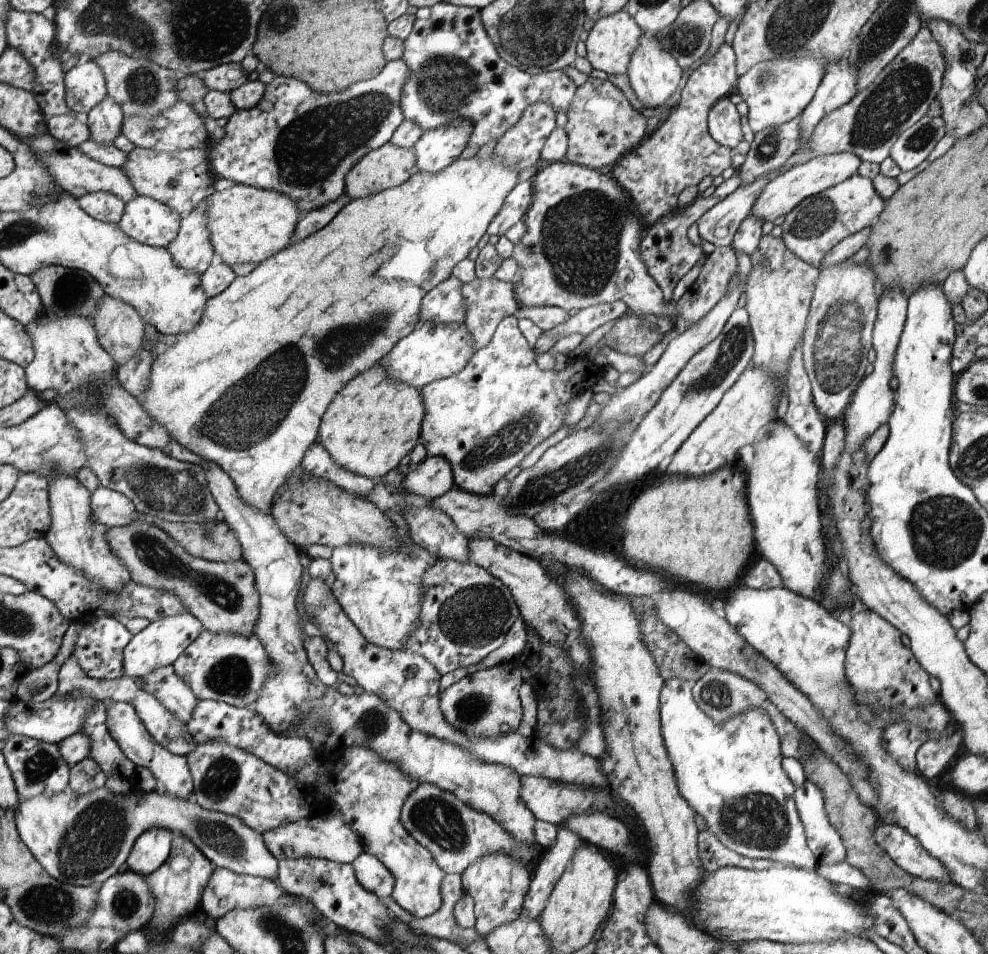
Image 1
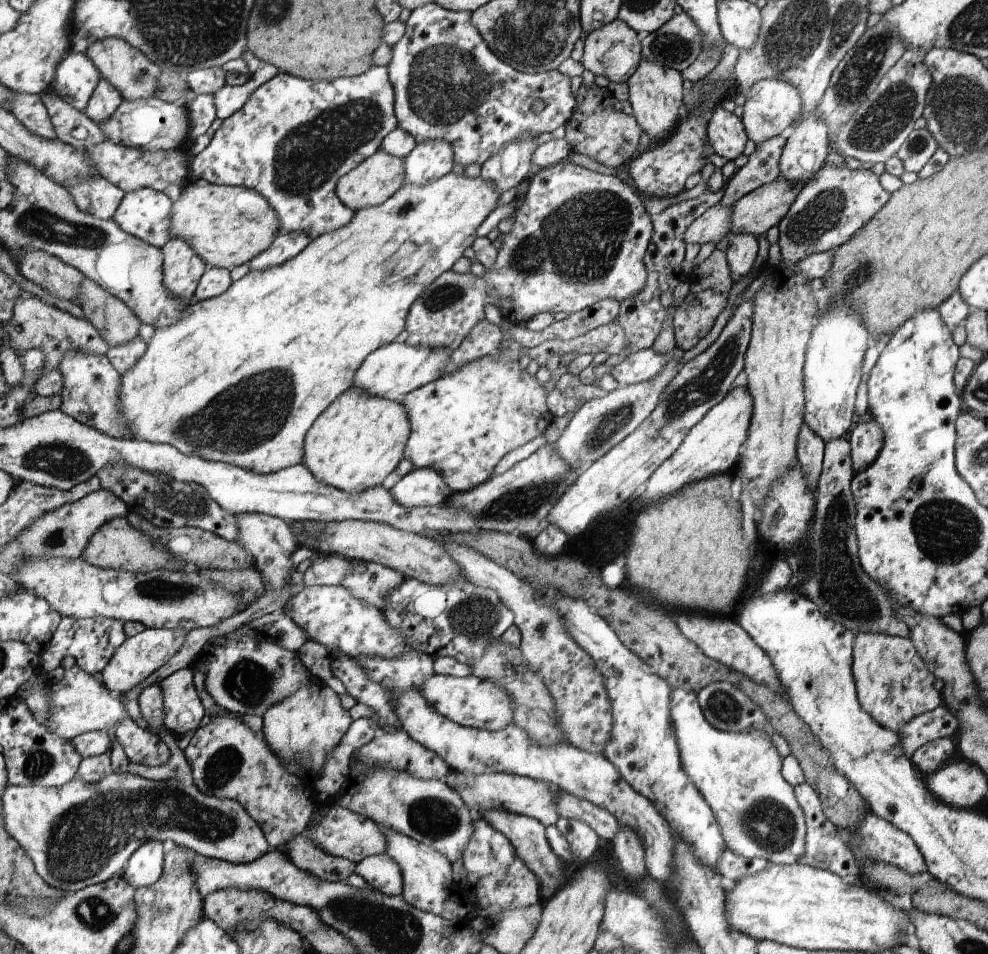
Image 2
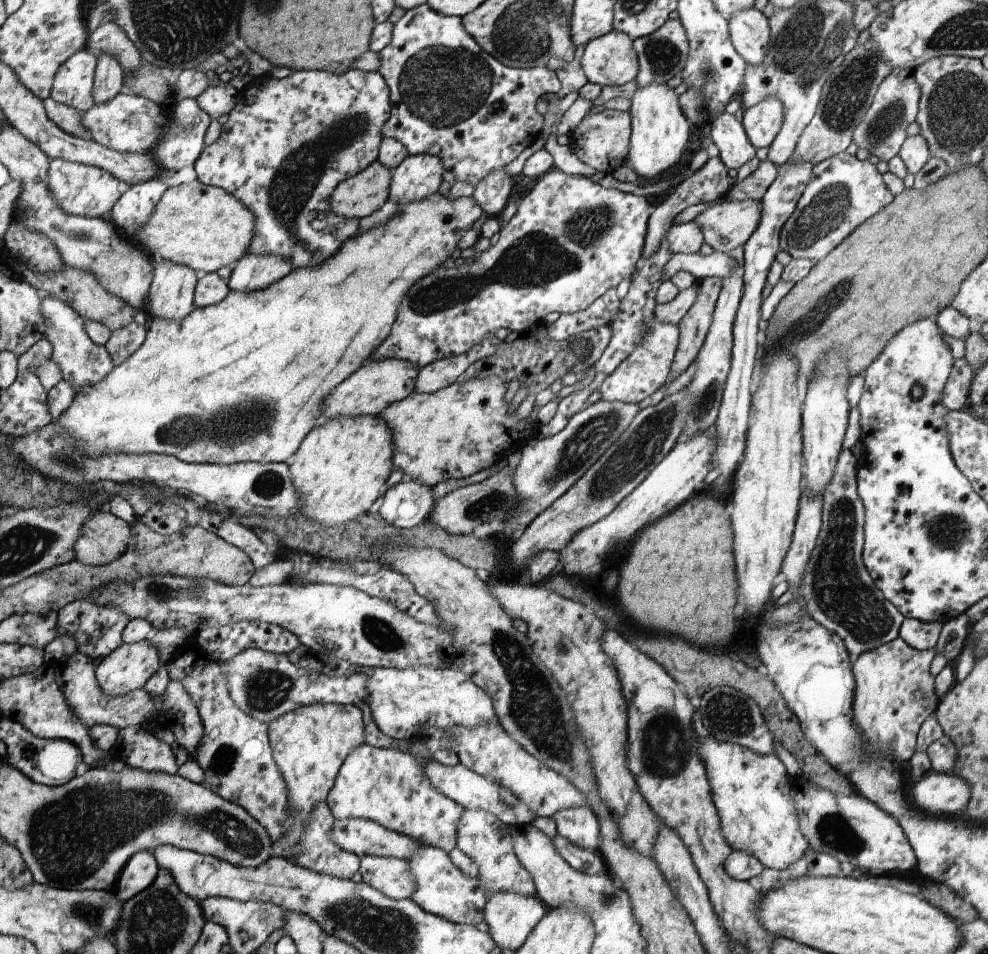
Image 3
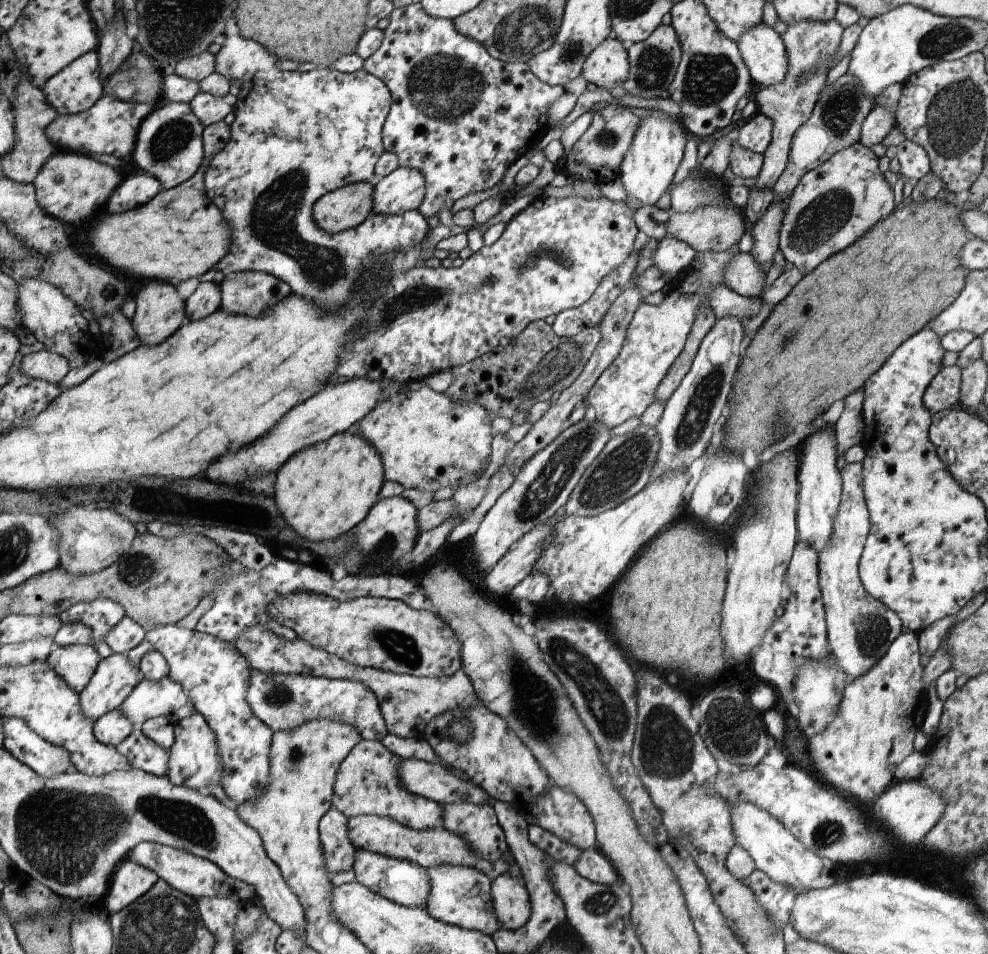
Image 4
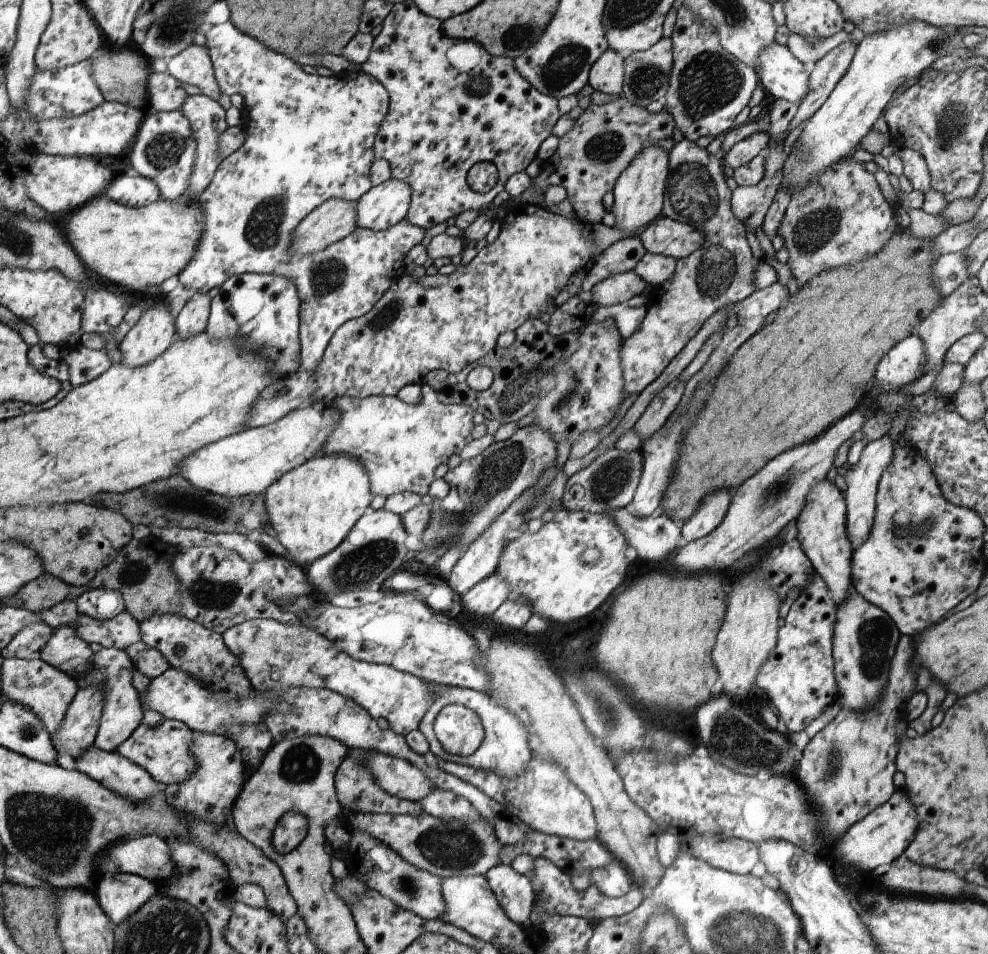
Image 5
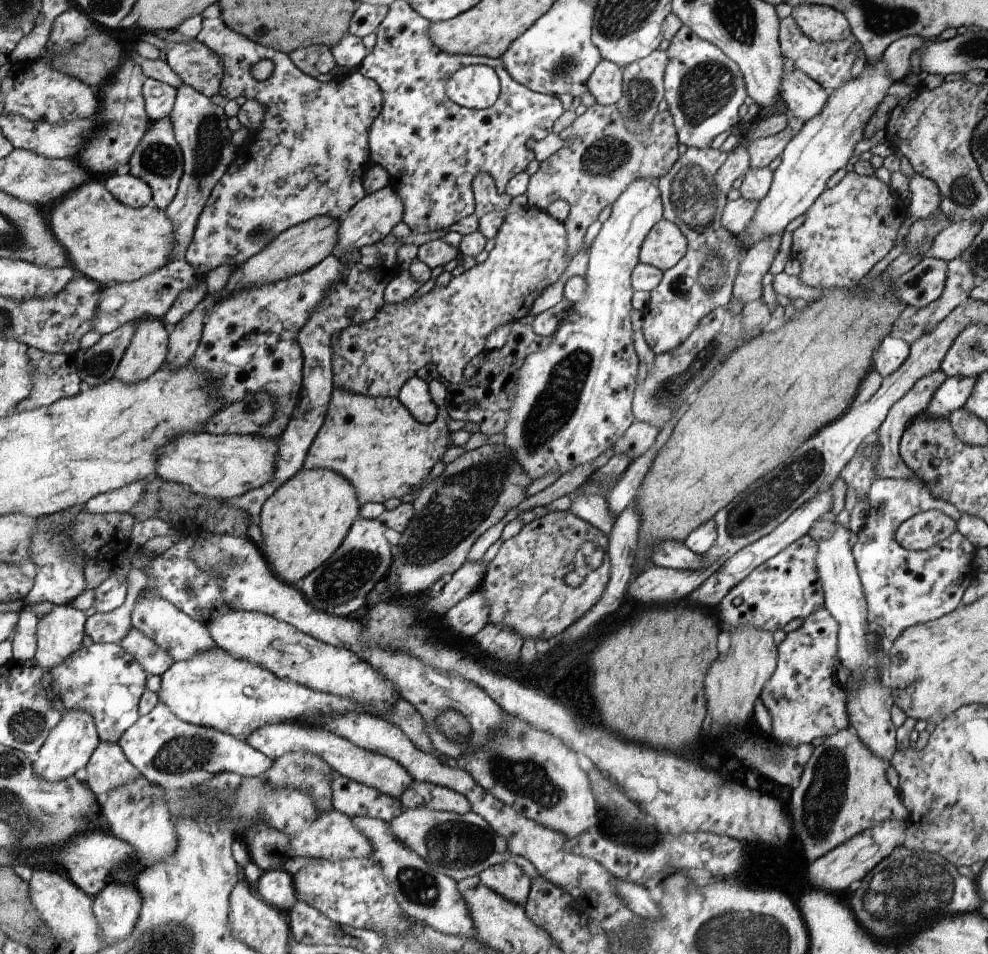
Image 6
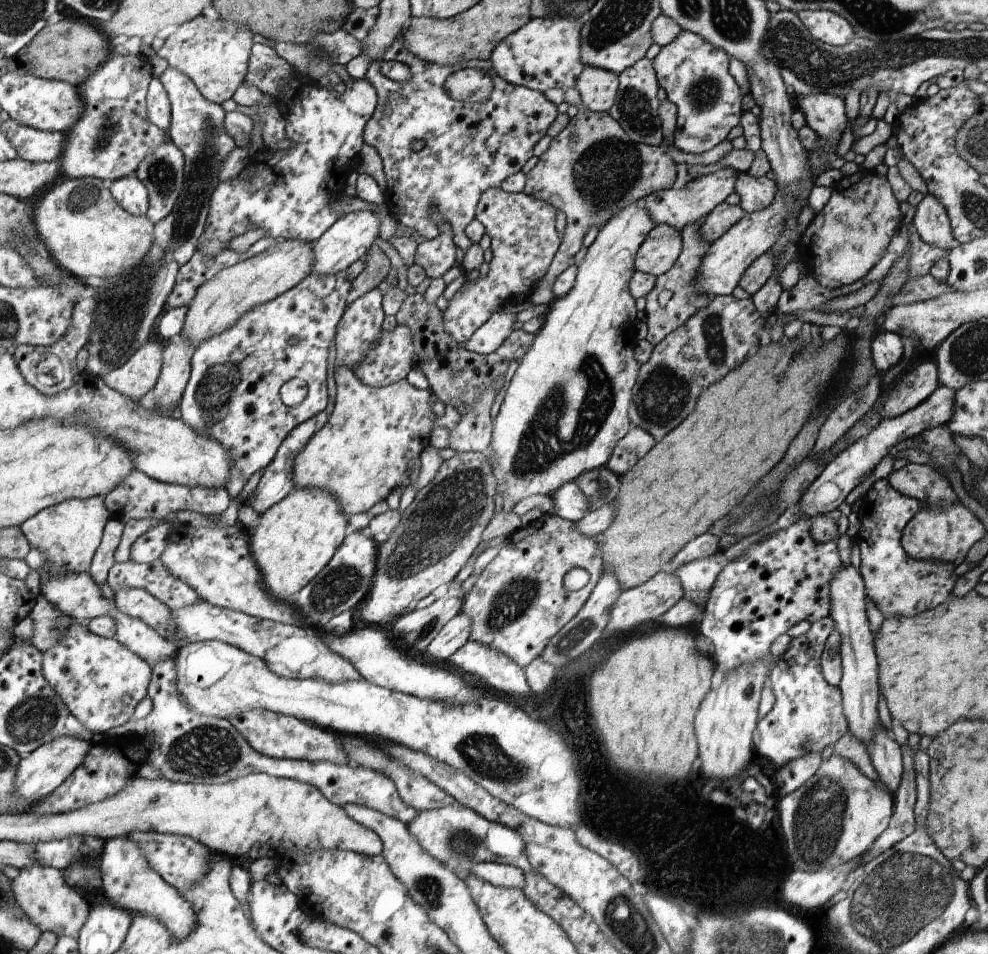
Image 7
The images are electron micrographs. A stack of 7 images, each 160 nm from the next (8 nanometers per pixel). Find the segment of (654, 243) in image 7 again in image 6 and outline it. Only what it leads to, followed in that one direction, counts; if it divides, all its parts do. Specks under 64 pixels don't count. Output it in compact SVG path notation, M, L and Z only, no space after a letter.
M662 219L652 227L639 250L639 262L661 271L672 268L687 251L684 233L674 222Z

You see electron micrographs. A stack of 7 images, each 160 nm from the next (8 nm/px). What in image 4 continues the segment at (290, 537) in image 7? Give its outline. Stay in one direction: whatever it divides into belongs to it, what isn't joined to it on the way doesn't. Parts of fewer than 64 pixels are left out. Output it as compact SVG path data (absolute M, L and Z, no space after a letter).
M353 429L296 453L276 472L276 476L273 498L289 527L308 540L319 541L336 540L344 533L352 532L382 498L383 482L386 480L382 455Z

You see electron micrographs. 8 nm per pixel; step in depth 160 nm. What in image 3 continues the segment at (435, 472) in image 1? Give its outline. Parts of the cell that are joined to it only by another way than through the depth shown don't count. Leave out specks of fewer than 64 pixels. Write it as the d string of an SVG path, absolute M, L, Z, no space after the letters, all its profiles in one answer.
M406 479L388 489L378 510L380 520L395 528L411 529L430 514L433 488L416 480Z

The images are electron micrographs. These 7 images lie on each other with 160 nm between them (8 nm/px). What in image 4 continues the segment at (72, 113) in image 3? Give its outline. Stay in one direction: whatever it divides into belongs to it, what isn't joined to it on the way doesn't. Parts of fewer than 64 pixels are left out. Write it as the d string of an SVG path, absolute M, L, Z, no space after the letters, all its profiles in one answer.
M19 66L21 79L12 99L15 115L15 145L13 149L1 158L5 176L17 183L30 184L35 181L39 170L46 164L48 158L57 149L47 137L46 128L58 116L56 109L47 102L47 97L40 89L32 84L31 76L25 67Z

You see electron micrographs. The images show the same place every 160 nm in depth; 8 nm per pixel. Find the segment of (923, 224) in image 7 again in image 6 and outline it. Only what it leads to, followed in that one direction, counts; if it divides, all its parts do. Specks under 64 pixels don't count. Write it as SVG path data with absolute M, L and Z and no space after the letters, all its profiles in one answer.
M914 174L910 179L910 206L906 211L914 220L926 220L934 216L936 212L940 212L940 190L938 186L928 178Z

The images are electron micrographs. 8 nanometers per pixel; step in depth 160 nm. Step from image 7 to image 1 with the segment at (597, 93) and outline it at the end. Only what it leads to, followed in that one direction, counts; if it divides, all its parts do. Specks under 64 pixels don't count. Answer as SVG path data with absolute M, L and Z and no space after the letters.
M625 9L596 21L595 28L585 38L583 54L593 68L604 70L608 75L624 74L628 70L628 63L638 46L641 30Z

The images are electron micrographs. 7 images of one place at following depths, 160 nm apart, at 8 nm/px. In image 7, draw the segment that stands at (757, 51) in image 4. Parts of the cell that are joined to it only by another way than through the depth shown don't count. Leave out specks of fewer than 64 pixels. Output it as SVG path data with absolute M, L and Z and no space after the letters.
M810 94L797 97L798 109L805 115L806 125L824 141L836 143L847 126L845 100L832 94Z

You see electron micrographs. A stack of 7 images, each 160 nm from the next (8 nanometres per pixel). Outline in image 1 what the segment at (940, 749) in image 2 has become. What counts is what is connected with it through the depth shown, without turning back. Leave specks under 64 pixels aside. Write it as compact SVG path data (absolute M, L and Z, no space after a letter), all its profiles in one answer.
M959 726L956 732L945 741L930 739L922 744L915 754L918 774L928 780L938 778L954 758L960 744L963 744L963 739L964 728Z

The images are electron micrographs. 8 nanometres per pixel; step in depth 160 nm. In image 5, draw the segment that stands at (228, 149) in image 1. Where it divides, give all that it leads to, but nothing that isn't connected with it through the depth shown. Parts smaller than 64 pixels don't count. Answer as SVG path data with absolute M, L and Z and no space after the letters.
M231 21L214 25L206 37L219 89L229 96L234 92L242 95L246 105L242 113L243 129L247 136L238 150L222 160L212 182L198 198L205 212L203 236L195 256L177 277L176 288L167 293L164 300L166 304L188 302L196 294L207 293L213 286L219 287L228 277L244 273L280 275L290 279L298 288L302 302L300 368L313 371L320 366L334 334L348 321L362 317L374 308L394 284L394 268L400 266L404 269L402 258L425 236L426 230L404 219L383 231L357 228L342 241L336 241L321 251L291 252L294 232L312 210L332 197L358 202L373 187L374 141L389 109L389 94L379 79L363 70L327 77L307 74L295 60L265 47L264 43L241 31Z

